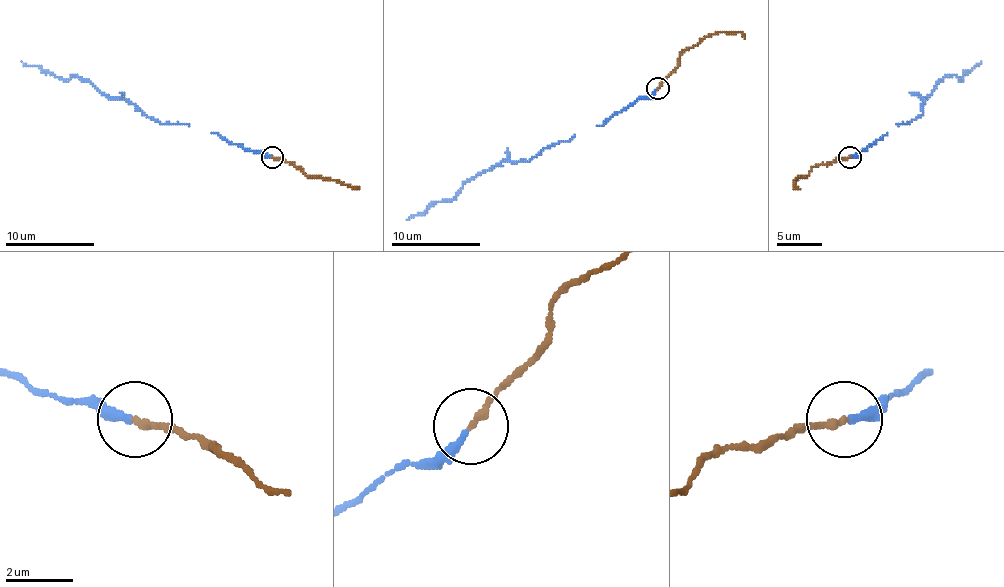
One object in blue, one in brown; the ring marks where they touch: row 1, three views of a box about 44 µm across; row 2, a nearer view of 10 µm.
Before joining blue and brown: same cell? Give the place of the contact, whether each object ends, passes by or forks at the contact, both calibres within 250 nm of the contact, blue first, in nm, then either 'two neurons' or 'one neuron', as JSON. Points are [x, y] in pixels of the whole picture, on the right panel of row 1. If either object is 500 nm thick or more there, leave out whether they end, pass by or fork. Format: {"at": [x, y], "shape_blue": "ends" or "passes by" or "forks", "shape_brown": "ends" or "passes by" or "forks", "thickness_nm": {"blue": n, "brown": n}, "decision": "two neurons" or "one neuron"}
{"at": [850, 157], "shape_blue": "ends", "shape_brown": "ends", "thickness_nm": {"blue": 260, "brown": 220}, "decision": "one neuron"}

